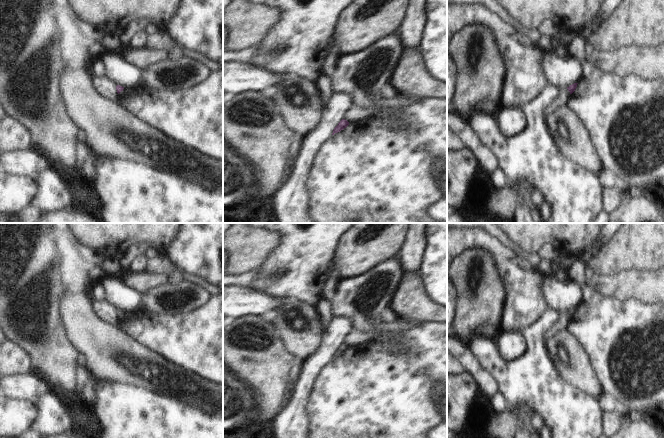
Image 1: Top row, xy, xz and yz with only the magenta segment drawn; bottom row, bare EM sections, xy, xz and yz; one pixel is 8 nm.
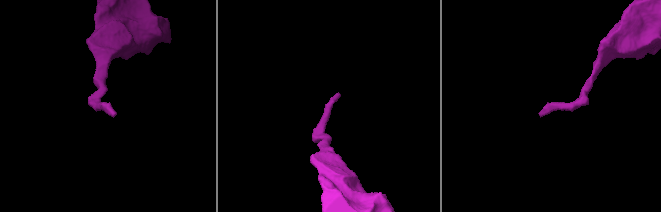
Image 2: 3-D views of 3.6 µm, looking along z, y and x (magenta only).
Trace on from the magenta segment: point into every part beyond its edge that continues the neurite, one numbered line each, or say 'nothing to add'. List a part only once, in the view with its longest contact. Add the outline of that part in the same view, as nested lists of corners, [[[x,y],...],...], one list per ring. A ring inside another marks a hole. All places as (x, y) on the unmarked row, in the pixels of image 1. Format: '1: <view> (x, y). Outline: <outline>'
nothing to add

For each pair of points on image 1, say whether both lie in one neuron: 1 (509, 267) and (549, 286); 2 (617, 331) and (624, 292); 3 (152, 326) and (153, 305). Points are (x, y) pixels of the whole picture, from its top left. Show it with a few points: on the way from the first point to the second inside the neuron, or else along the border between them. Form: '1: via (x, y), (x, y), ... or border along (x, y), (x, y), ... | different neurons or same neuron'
1: border along (542, 275), (542, 296), (548, 305) | different neurons
2: border along (600, 294), (622, 300), (636, 299), (646, 304) | different neurons
3: border along (138, 309), (151, 314), (177, 315) | different neurons

